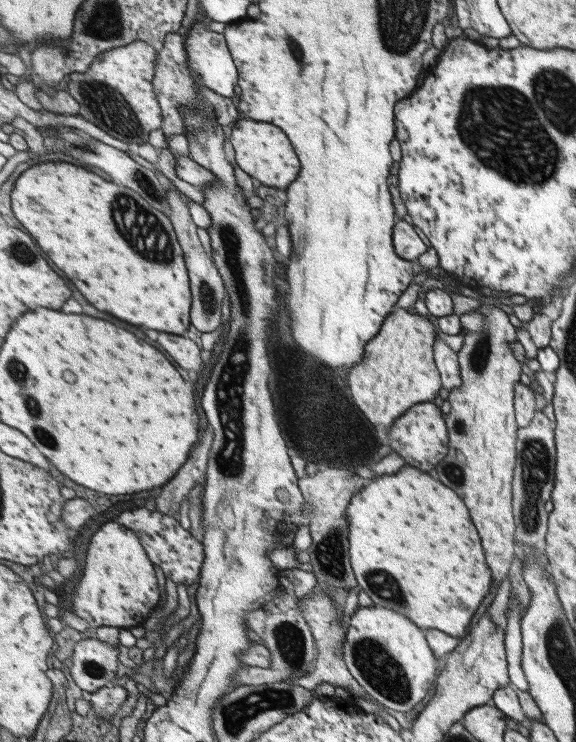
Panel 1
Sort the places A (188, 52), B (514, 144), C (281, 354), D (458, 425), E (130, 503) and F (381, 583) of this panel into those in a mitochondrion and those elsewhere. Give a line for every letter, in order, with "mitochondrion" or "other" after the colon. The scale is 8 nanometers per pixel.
A: other
B: mitochondrion
C: mitochondrion
D: mitochondrion
E: other
F: mitochondrion

